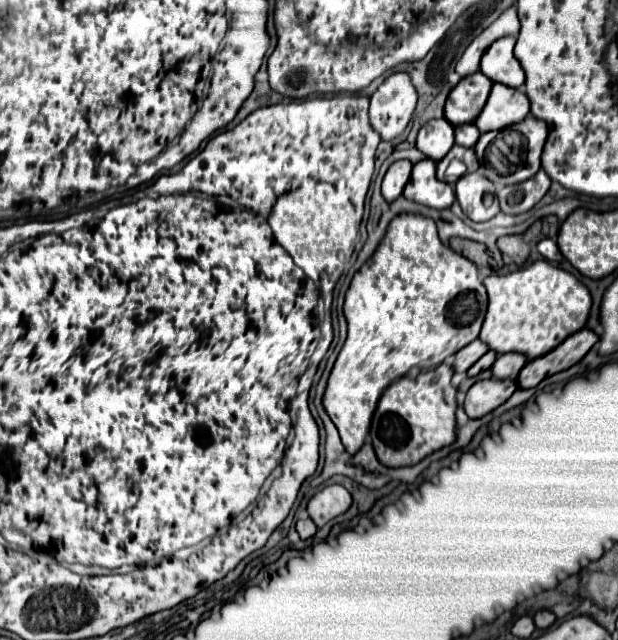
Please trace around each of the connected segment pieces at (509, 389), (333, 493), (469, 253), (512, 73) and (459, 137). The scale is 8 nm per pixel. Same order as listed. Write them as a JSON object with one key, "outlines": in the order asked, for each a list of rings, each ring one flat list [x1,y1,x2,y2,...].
{"outlines":[[[498,378,480,380,468,390,464,410,470,418,482,418,484,414,504,404,516,390,518,390,518,382,510,378,508,380,498,380]],[[332,484,320,490,308,502,308,514,316,522,316,526,322,528,326,522,336,518,338,514,344,514,350,508,350,504,352,504,350,492,340,484]],[[450,238,450,248,464,258,472,260,476,266,486,266,488,264,488,248,484,244,464,240,464,238]],[[500,38,496,40,482,56,480,70,492,80,500,82,506,86,520,88,524,84,524,70,516,56,512,54,514,50,514,38]],[[464,124,464,126,456,126,456,144,464,146,464,148,472,148,480,136,480,130,474,124]]]}

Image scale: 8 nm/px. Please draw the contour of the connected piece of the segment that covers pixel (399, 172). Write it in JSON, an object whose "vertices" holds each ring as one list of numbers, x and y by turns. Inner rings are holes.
{"vertices":[[398,160,388,168,382,180,382,196,386,198,386,202,394,202,398,196,402,196,402,190,410,178,410,170,412,164,408,160]]}

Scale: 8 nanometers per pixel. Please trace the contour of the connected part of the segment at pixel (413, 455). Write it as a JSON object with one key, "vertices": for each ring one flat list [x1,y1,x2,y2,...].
{"vertices":[[440,364,438,368,420,372,416,378,400,378,382,394,372,418,370,438,378,460,384,466,414,466,434,450,456,442,456,388,452,386,454,368]]}

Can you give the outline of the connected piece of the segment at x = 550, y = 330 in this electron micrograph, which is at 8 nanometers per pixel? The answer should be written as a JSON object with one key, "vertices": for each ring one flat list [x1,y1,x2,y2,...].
{"vertices":[[536,260,512,274,488,276,484,286,488,290,488,316,480,340,498,354,522,352,528,360,548,354,568,336,582,330,592,310,588,288,574,274,552,266,548,260]]}

